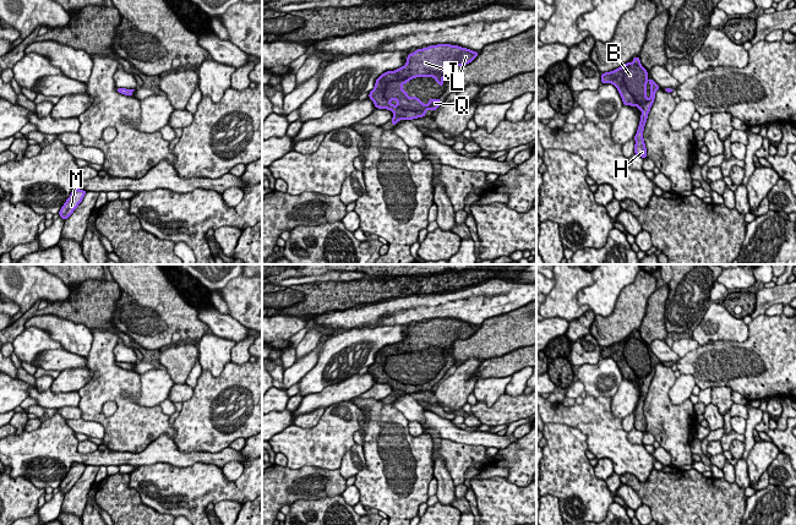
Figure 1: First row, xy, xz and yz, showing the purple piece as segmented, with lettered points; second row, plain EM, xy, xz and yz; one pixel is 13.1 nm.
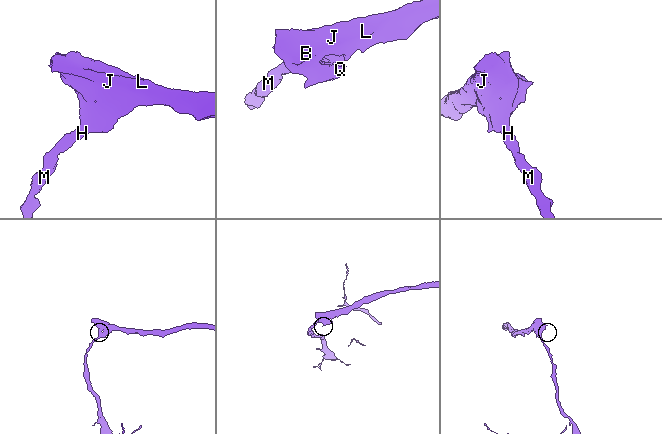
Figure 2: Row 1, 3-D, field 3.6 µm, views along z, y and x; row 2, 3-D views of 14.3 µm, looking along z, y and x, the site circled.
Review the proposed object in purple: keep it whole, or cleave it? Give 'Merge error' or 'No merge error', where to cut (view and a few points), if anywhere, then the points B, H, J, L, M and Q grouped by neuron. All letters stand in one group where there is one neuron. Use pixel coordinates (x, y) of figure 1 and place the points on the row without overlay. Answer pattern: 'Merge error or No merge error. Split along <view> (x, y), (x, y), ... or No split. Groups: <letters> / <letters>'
No merge error. No split. Groups: B H J L M Q

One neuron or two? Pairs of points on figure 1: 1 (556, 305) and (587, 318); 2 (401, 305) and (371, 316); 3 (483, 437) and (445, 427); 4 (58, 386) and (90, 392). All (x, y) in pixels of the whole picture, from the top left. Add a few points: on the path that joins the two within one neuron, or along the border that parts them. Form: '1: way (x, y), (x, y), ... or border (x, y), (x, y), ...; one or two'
1: border (588, 309), (570, 322); two
2: way (393, 310), (379, 313); one
3: way (473, 437), (454, 433); one
4: border (87, 366), (92, 372), (92, 377), (77, 390); two

